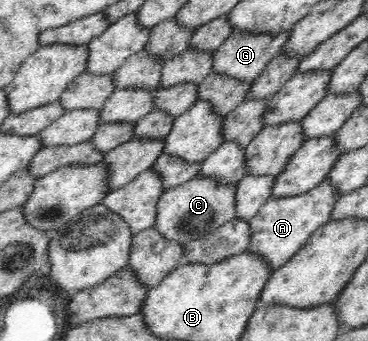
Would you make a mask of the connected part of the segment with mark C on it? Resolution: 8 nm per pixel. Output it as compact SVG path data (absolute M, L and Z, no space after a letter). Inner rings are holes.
M195 176L162 193L153 227L166 238L184 245L194 242L235 218L235 191L235 183L223 182L221 178Z

